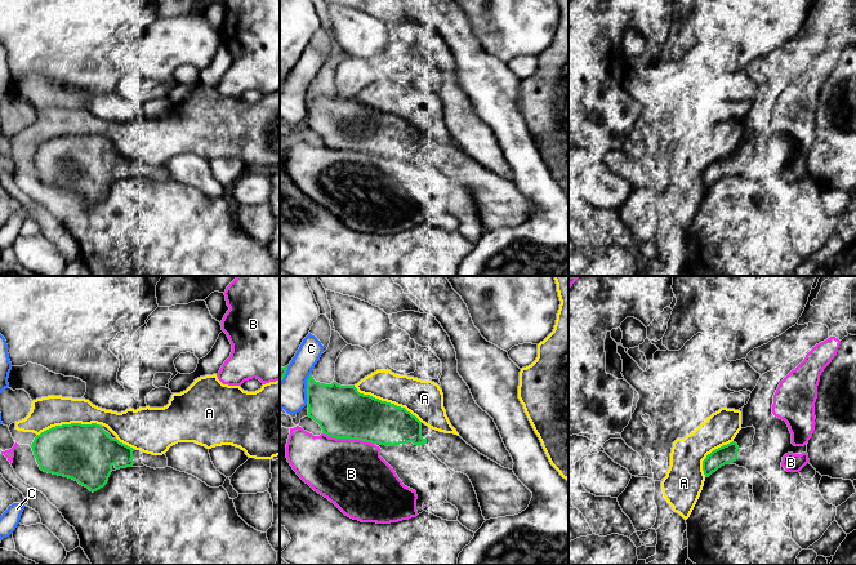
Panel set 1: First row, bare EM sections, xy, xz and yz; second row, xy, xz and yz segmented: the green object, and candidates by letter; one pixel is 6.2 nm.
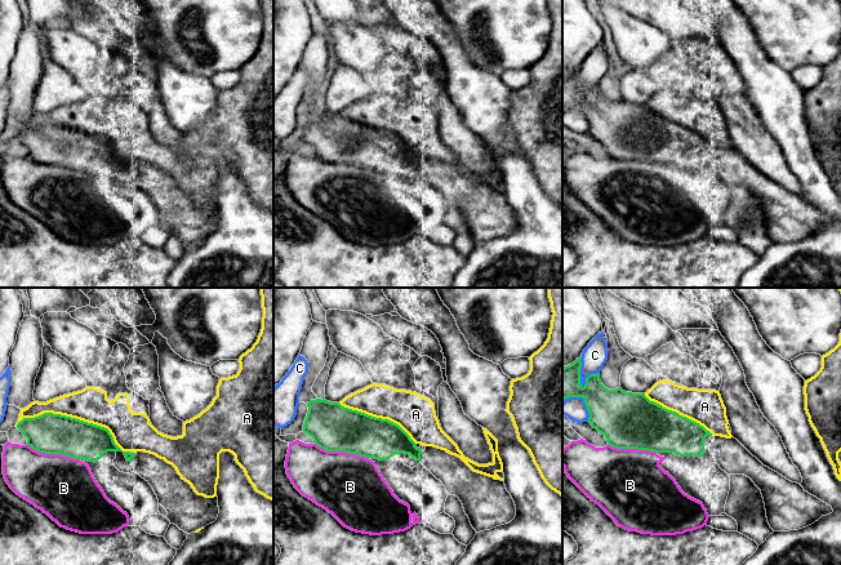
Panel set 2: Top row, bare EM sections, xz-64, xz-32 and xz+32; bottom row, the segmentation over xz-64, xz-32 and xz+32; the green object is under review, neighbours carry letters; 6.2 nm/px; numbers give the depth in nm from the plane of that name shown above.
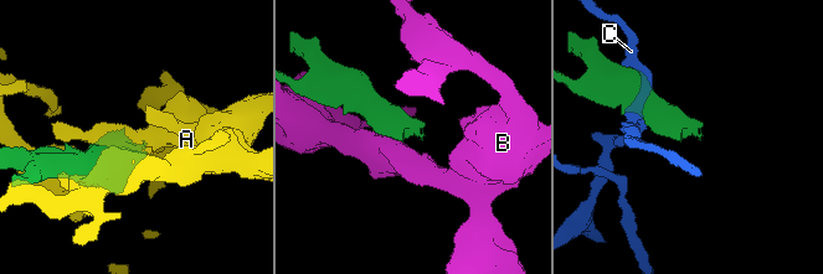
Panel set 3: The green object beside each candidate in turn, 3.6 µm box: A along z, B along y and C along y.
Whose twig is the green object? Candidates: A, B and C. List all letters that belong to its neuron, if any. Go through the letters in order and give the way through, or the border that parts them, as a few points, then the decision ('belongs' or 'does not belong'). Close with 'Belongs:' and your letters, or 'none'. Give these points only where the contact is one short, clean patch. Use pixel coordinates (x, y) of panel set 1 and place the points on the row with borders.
A: does not belong
B: does not belong
C: does not belong
Belongs: none

